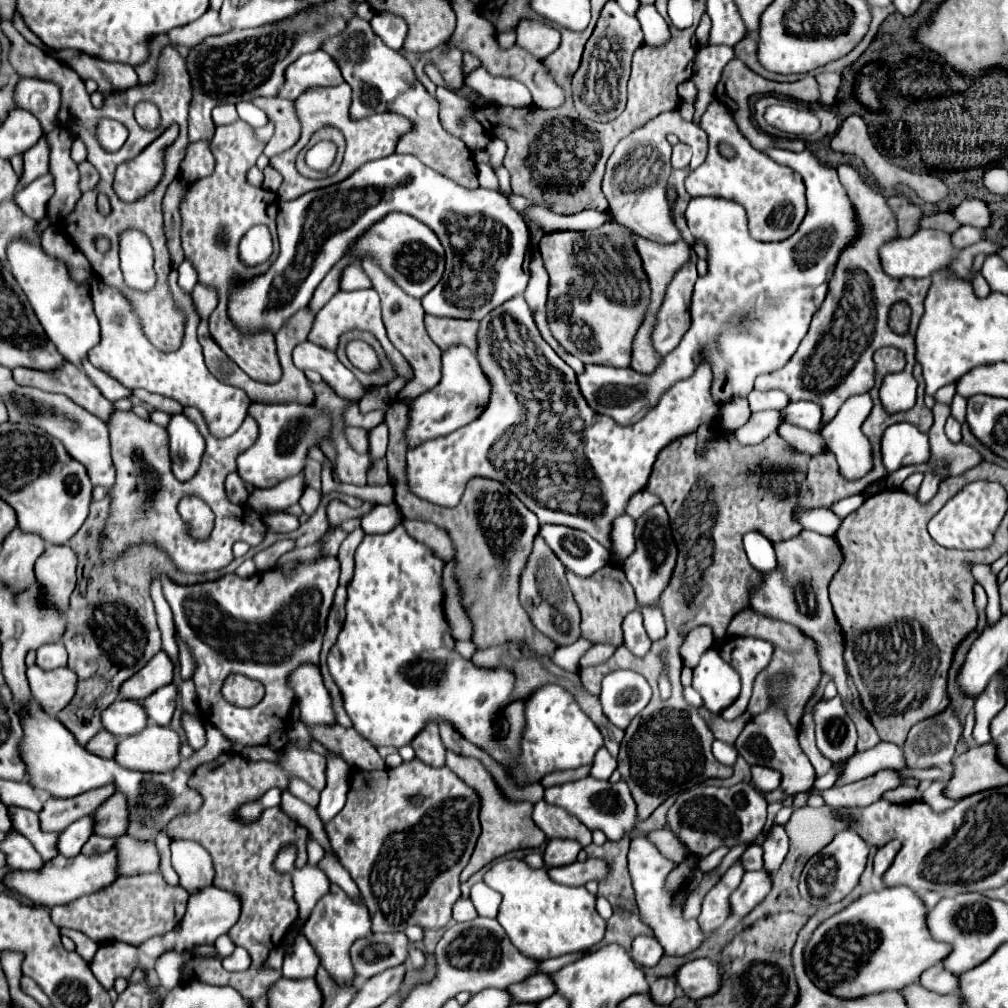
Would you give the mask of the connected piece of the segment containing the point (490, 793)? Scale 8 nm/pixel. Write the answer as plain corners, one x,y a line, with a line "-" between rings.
447,752
447,766
461,778
465,780
465,784
469,784
469,788
477,790
477,796
481,796
481,836
477,840
475,852
469,860
469,864
465,866
465,870
461,872
461,882
467,882
477,870
481,870
485,864
493,862
499,856
505,856
507,852
513,850
523,850
523,848
539,848
545,842
545,834
541,832
541,828
537,828
537,824
531,818
533,812
533,804
529,802
507,802
501,792
497,790
493,778
487,774
487,770
483,768
481,762
473,760
473,758
463,758
457,756
453,752

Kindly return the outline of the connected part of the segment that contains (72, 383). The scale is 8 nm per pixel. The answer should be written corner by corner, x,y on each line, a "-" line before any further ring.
65,364
53,372
15,368
13,378
21,386
33,386
45,392
69,396
75,404
85,406
87,412
93,412
105,424
109,424
109,416
113,416
115,412
115,404
107,400
99,392
99,388
89,380
89,376
73,364

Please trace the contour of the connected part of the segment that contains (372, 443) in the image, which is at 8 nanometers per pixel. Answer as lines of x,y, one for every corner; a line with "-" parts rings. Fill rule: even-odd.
383,421
369,432
369,455
371,460
376,461
386,454
389,441
388,427

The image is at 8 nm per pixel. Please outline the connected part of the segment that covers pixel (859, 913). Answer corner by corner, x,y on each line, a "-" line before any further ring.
905,886
895,888
883,888
879,892
863,894
859,900
837,912
835,916
827,918
819,928
813,932
807,948
805,948
805,972
811,978
811,982
839,998
861,998
867,994
877,994
885,990
901,990
909,984
919,982
921,972
927,968
939,964
945,960
945,956
951,952
949,944
933,940
925,916
927,906
923,900

